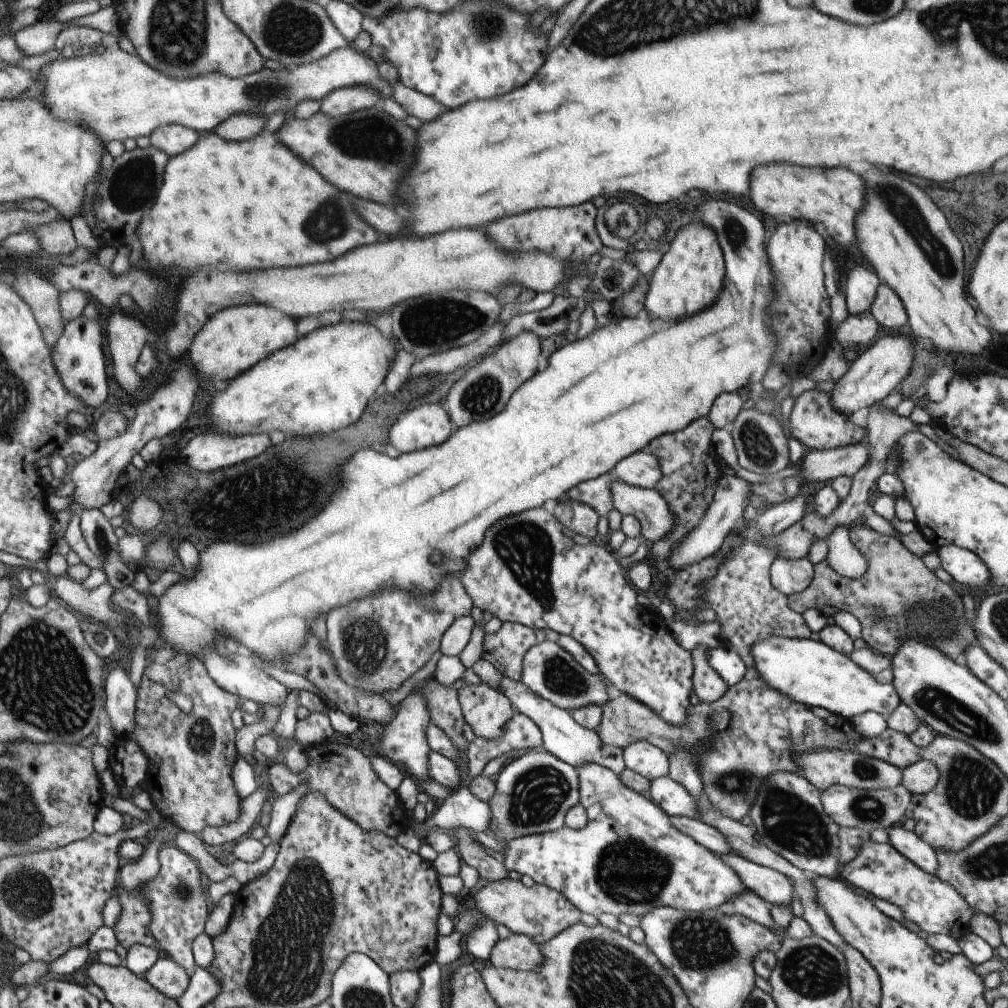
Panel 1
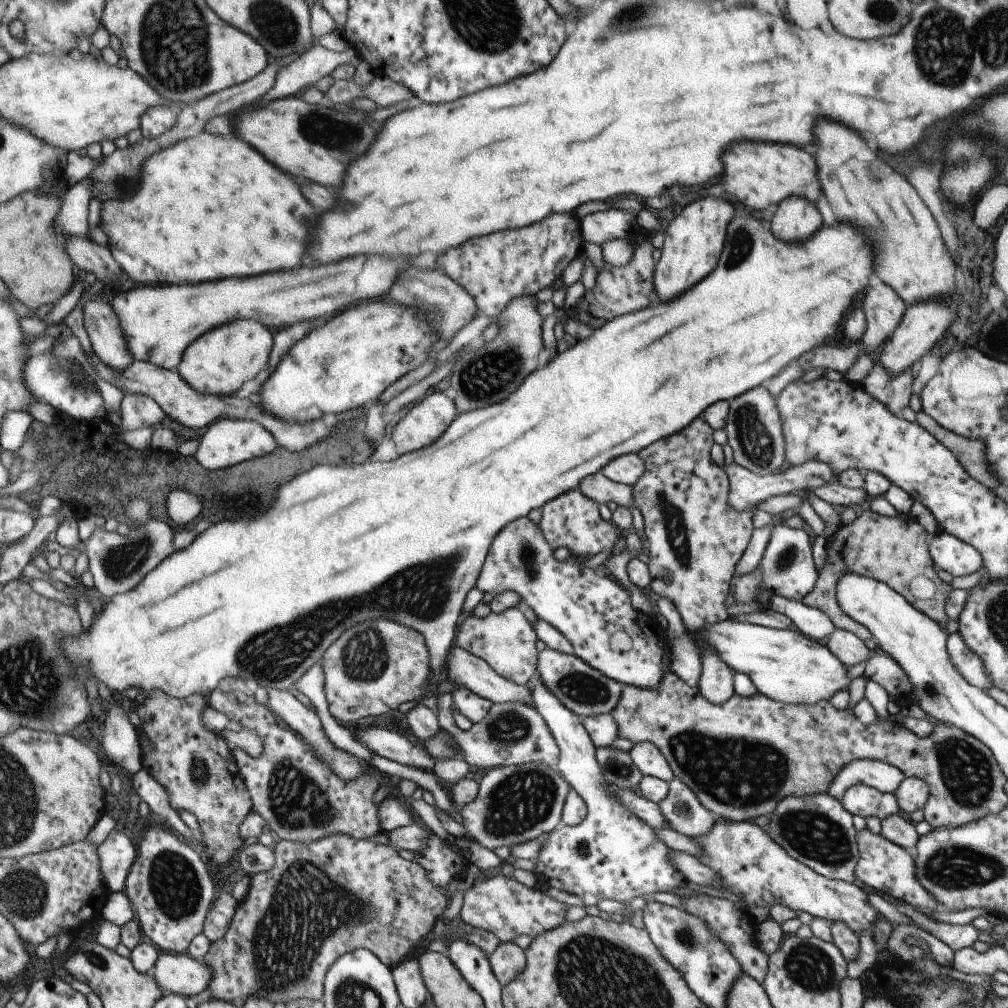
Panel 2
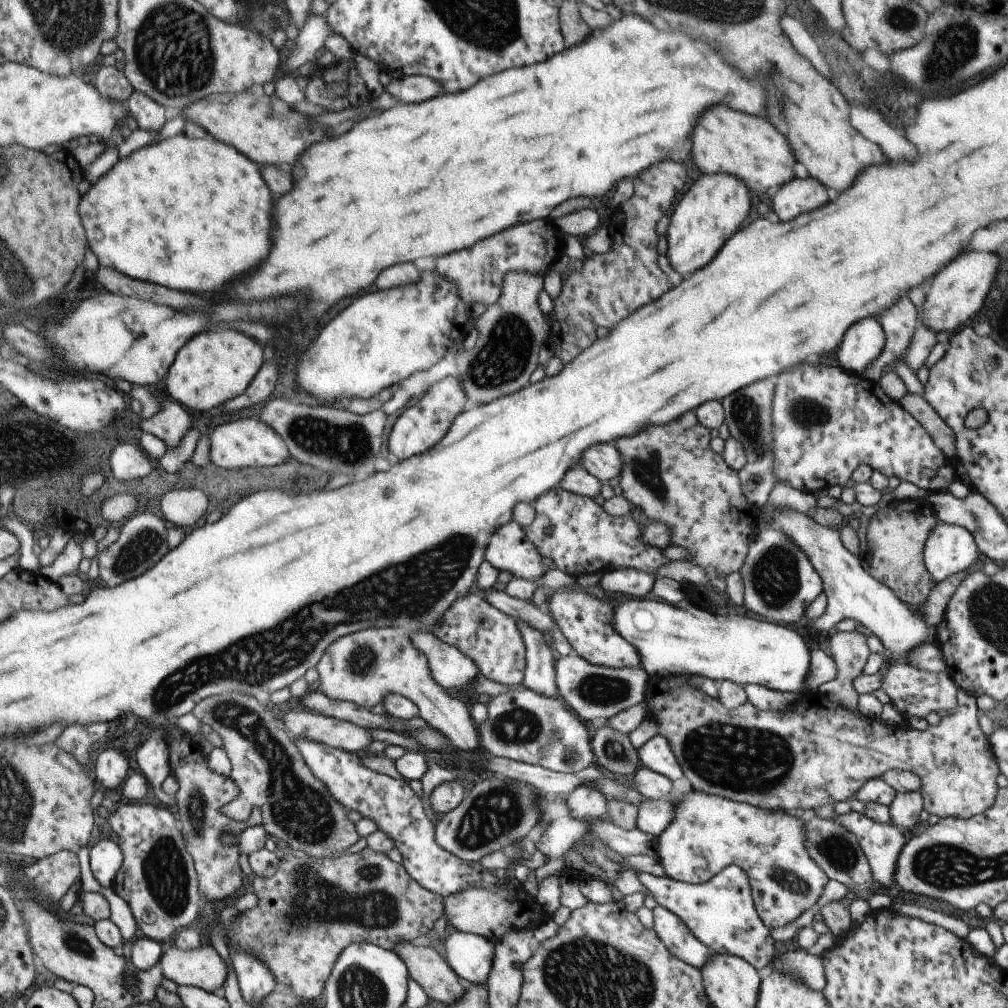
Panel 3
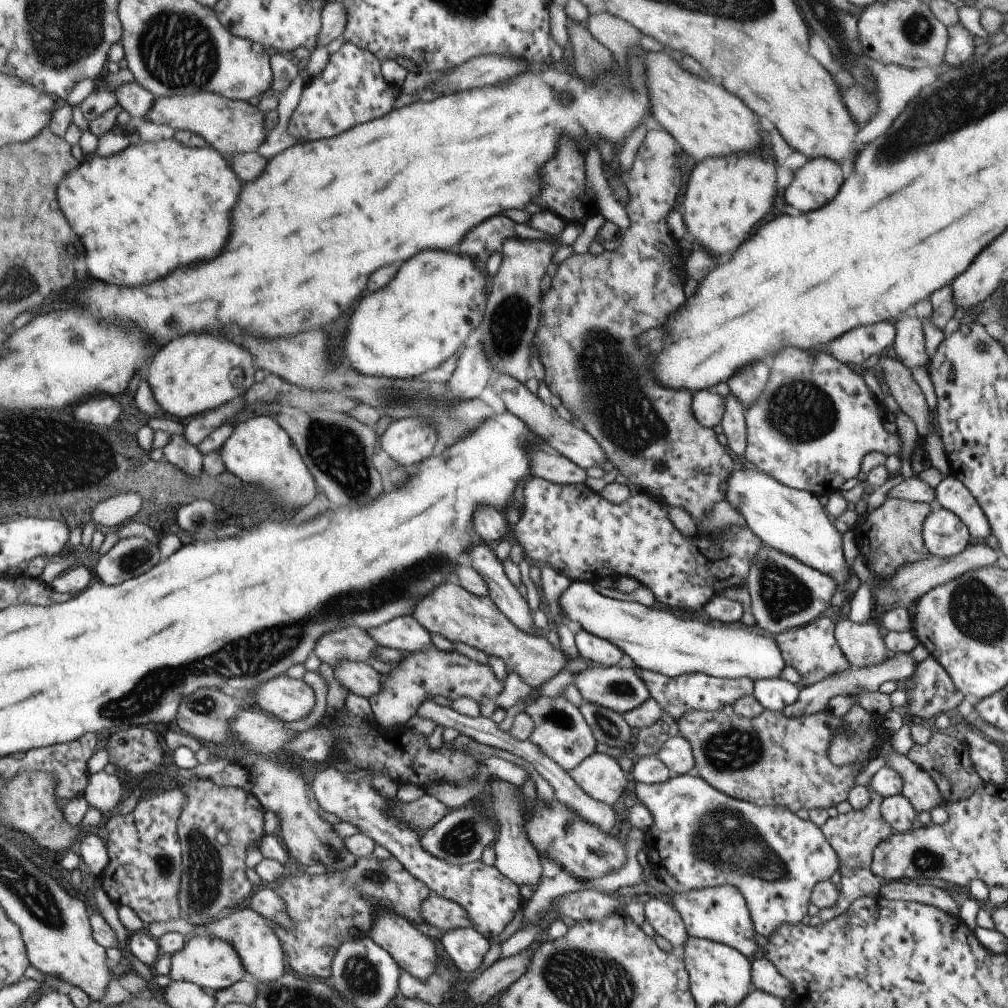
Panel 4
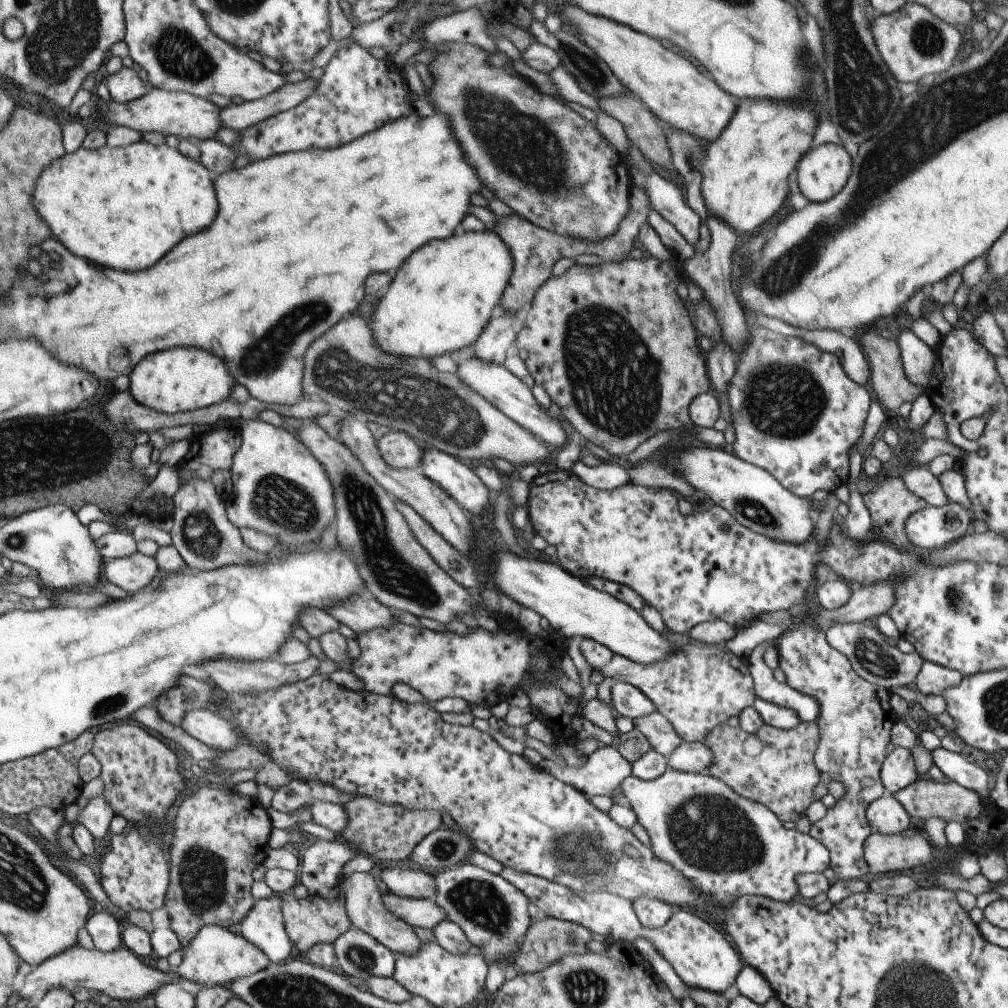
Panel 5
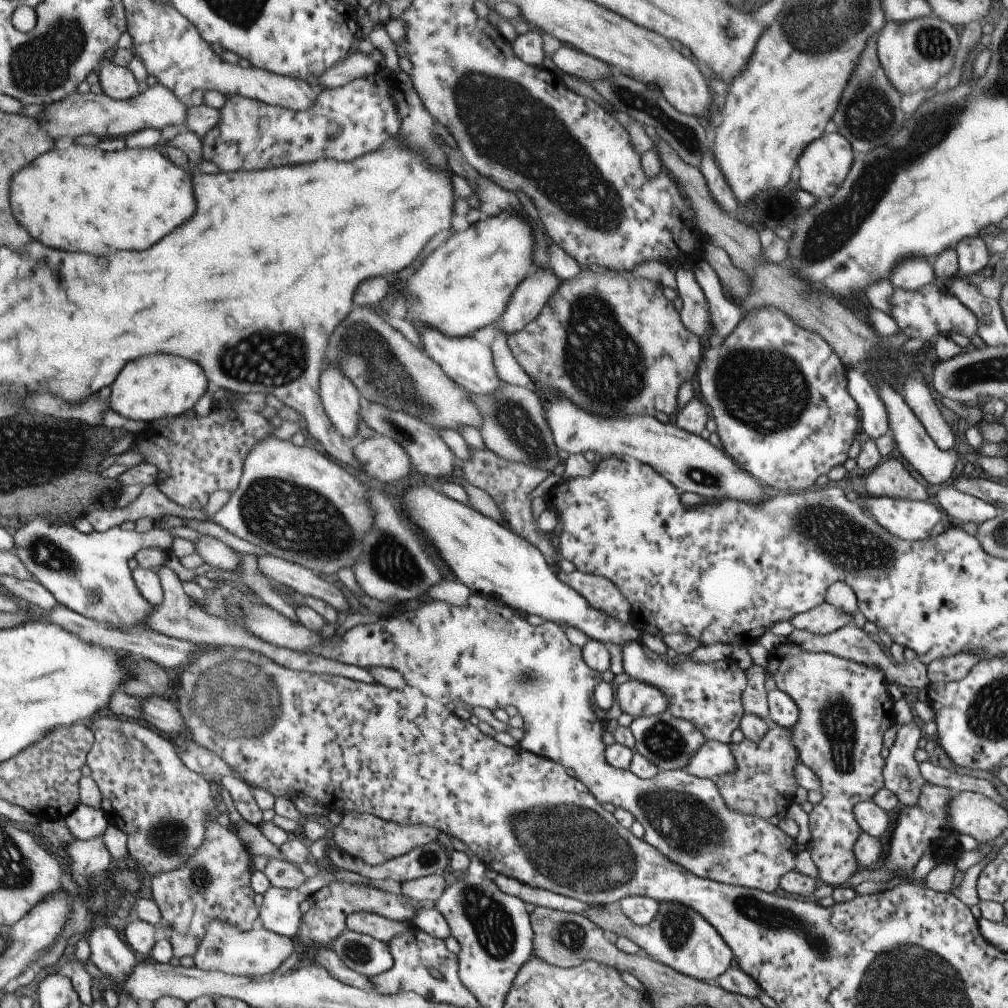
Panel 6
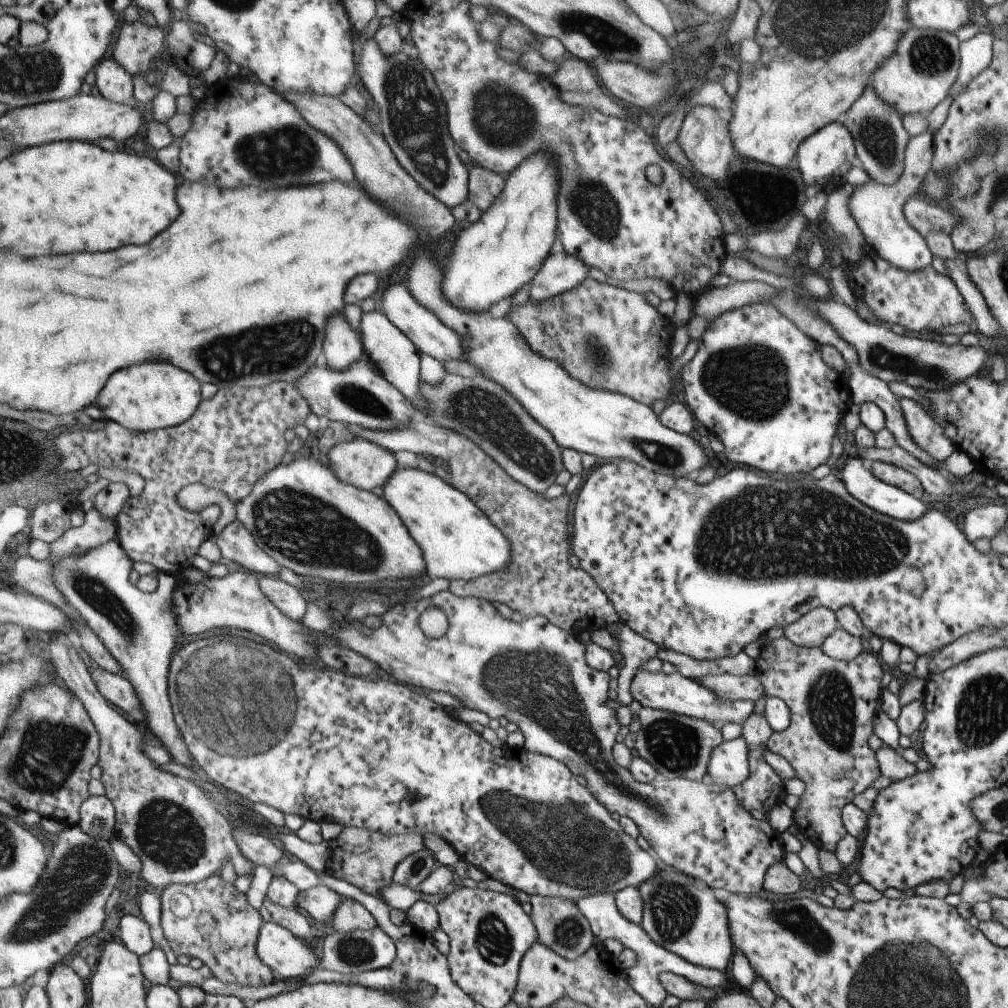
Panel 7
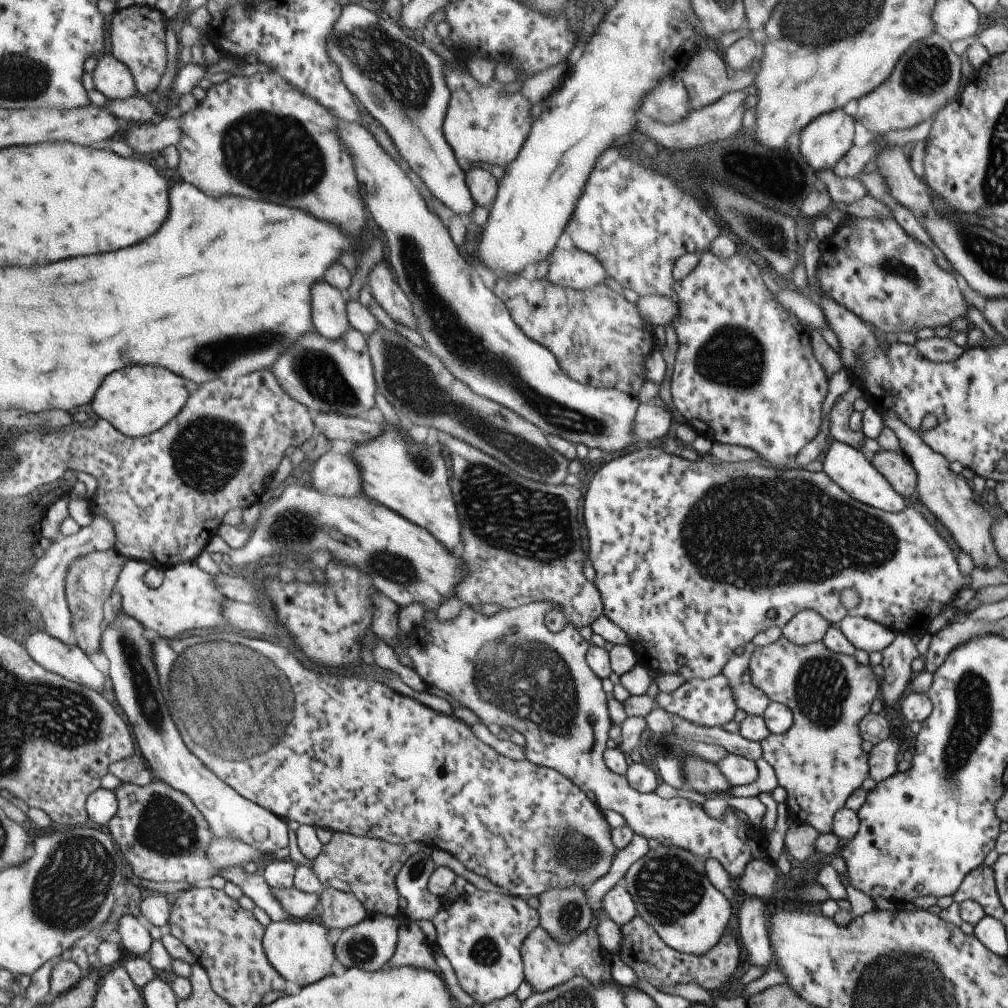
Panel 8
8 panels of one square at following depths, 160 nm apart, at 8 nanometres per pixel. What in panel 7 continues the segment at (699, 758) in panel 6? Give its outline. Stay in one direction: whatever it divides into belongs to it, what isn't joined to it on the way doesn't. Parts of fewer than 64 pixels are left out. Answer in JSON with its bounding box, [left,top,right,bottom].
[706,735,750,788]

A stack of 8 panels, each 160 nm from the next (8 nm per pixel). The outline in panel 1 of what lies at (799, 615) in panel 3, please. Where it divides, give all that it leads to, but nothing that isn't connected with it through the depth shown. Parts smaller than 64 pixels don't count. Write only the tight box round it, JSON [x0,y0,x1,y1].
[769,557,813,597]

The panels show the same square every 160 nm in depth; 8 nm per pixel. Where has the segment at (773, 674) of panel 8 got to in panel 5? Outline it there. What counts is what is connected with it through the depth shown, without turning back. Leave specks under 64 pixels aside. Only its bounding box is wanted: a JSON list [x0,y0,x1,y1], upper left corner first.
[775,622,896,880]

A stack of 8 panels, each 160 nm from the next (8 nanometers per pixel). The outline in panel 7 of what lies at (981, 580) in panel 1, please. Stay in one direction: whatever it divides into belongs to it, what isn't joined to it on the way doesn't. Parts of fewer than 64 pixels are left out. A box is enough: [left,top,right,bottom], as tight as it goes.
[837,457,927,521]

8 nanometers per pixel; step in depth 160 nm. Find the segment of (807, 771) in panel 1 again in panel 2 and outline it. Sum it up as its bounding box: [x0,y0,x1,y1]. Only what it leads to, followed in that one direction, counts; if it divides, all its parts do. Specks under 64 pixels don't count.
[827,759,903,801]

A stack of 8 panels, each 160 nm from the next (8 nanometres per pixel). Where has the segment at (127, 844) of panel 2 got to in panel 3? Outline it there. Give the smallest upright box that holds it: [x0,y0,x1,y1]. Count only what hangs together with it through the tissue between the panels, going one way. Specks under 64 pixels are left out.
[90,840,125,888]

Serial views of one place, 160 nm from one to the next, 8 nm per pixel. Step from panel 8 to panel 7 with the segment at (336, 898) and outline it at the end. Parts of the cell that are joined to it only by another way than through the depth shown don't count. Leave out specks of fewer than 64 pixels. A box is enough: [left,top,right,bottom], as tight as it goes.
[330,897,376,931]

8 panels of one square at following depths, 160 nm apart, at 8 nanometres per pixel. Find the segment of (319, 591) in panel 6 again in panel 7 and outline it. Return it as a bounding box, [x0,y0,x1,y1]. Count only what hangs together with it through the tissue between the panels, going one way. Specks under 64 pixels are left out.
[215,521,278,576]

